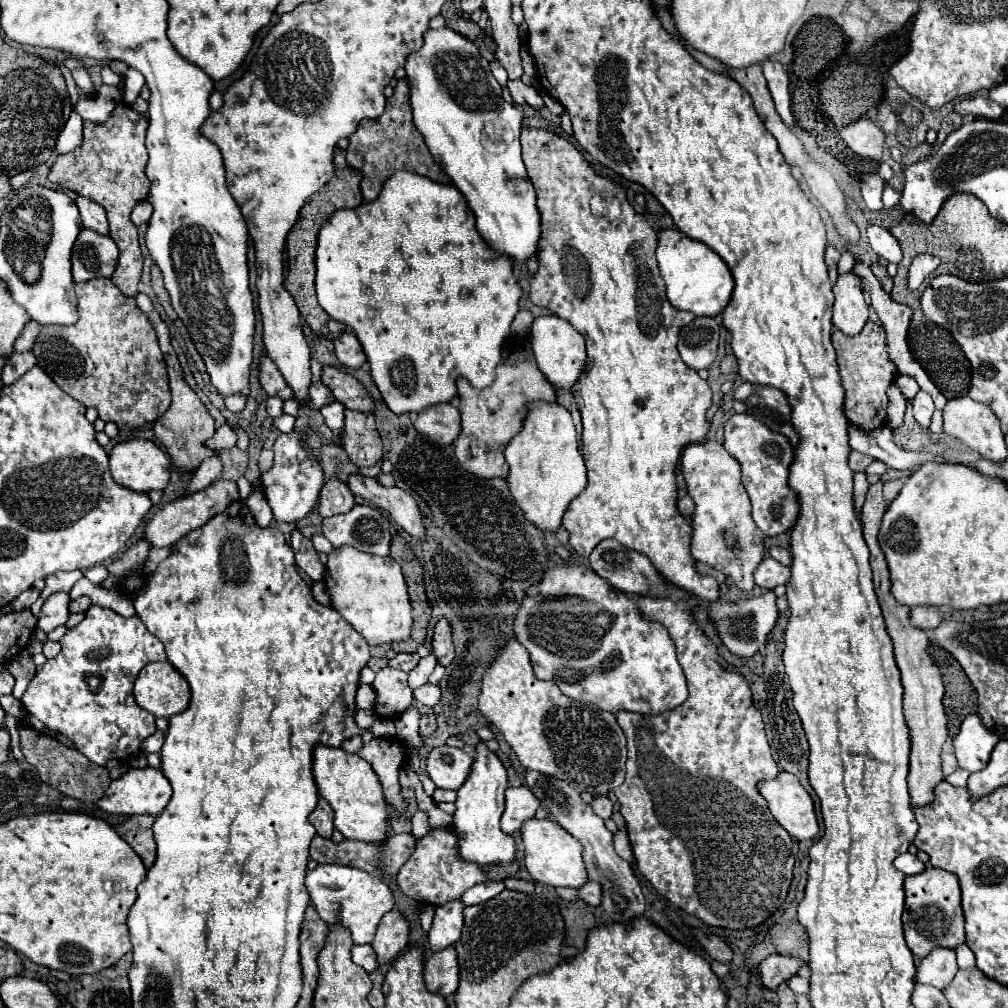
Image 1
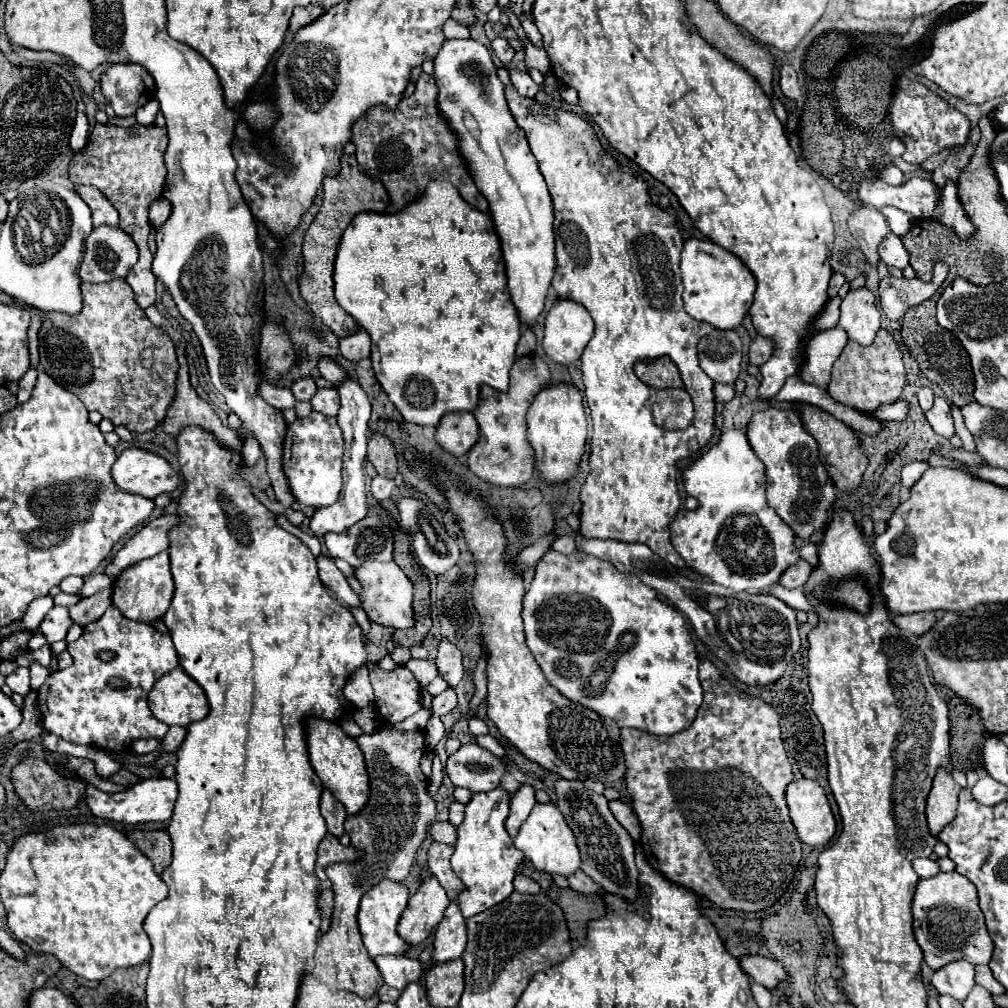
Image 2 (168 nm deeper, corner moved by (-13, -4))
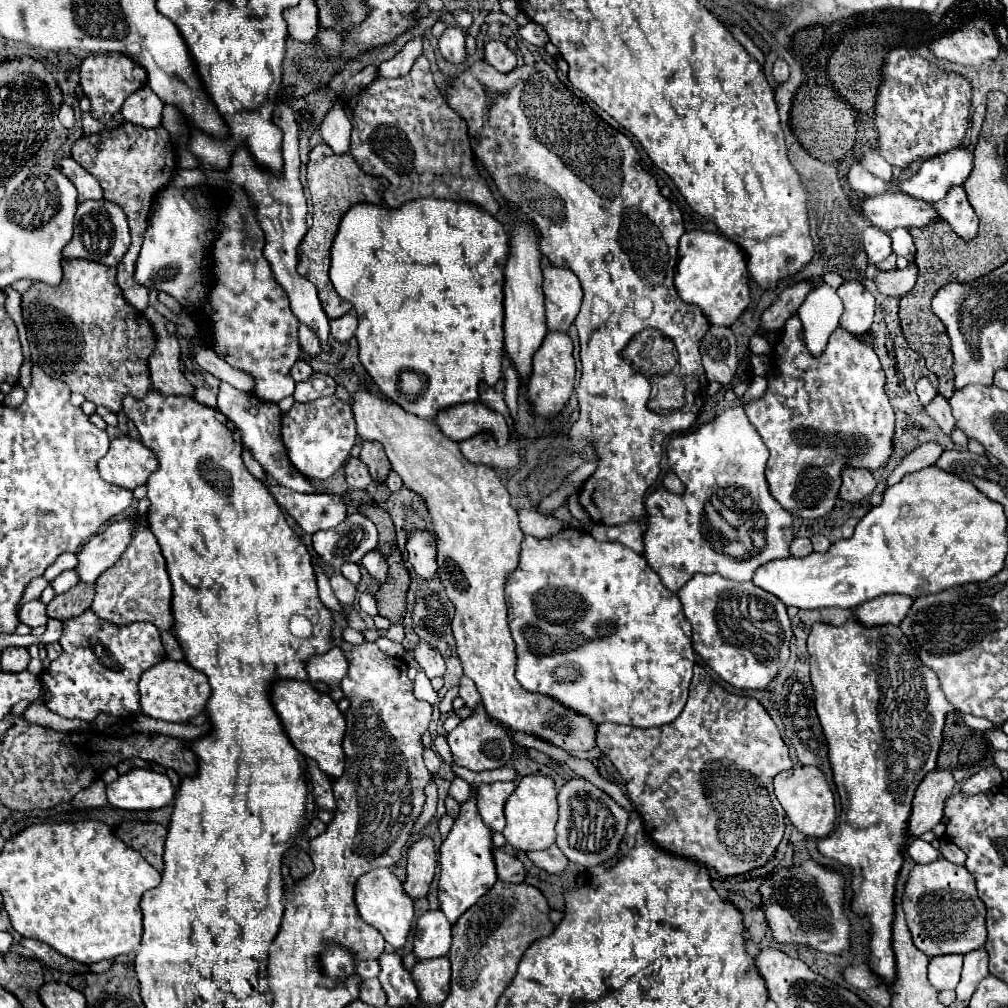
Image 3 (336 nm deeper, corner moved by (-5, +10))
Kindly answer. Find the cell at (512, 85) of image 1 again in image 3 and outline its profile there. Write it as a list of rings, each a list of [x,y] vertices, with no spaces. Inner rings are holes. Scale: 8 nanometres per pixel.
[[[491,40],[485,44],[485,62],[491,64],[493,68],[497,68],[499,72],[507,74],[513,72],[517,68],[517,56],[499,40]]]

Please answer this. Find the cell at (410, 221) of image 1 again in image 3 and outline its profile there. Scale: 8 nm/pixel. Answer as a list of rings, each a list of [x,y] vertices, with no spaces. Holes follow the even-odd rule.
[[[417,198],[409,200],[399,208],[385,208],[377,204],[355,204],[347,214],[341,218],[337,236],[331,246],[331,268],[329,276],[335,286],[335,292],[353,304],[359,316],[359,328],[357,328],[357,342],[359,342],[359,360],[365,366],[365,370],[371,374],[379,390],[399,404],[403,410],[433,420],[435,412],[455,406],[461,402],[475,402],[479,398],[479,382],[487,382],[489,386],[495,386],[501,378],[501,364],[503,364],[503,264],[507,260],[509,252],[509,236],[505,228],[487,212],[481,210],[475,202],[465,200],[447,200],[447,198]]]

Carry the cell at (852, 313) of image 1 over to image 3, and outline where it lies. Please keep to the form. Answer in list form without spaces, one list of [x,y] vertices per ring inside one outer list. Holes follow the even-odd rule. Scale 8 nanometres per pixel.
[[[859,280],[843,282],[837,294],[845,304],[845,312],[841,316],[841,328],[845,328],[855,336],[865,334],[871,328],[873,314],[875,314],[873,294]]]

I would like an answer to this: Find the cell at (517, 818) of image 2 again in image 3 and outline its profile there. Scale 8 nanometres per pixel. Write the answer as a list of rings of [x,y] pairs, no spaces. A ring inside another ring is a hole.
[[[493,782],[481,784],[477,788],[479,794],[479,812],[483,820],[495,830],[501,832],[505,828],[505,802],[511,792],[517,788],[515,782]]]

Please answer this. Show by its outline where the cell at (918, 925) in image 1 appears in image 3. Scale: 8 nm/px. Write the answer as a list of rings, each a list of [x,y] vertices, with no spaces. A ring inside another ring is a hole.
[[[937,858],[931,864],[917,864],[909,872],[901,906],[913,944],[929,958],[941,954],[967,954],[987,942],[985,906],[977,896],[975,880],[965,866],[957,866],[945,858]]]

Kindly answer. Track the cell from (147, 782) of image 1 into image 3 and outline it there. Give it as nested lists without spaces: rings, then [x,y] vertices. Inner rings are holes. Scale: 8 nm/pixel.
[[[129,770],[107,784],[107,800],[121,810],[157,810],[173,802],[171,780],[155,770]]]

